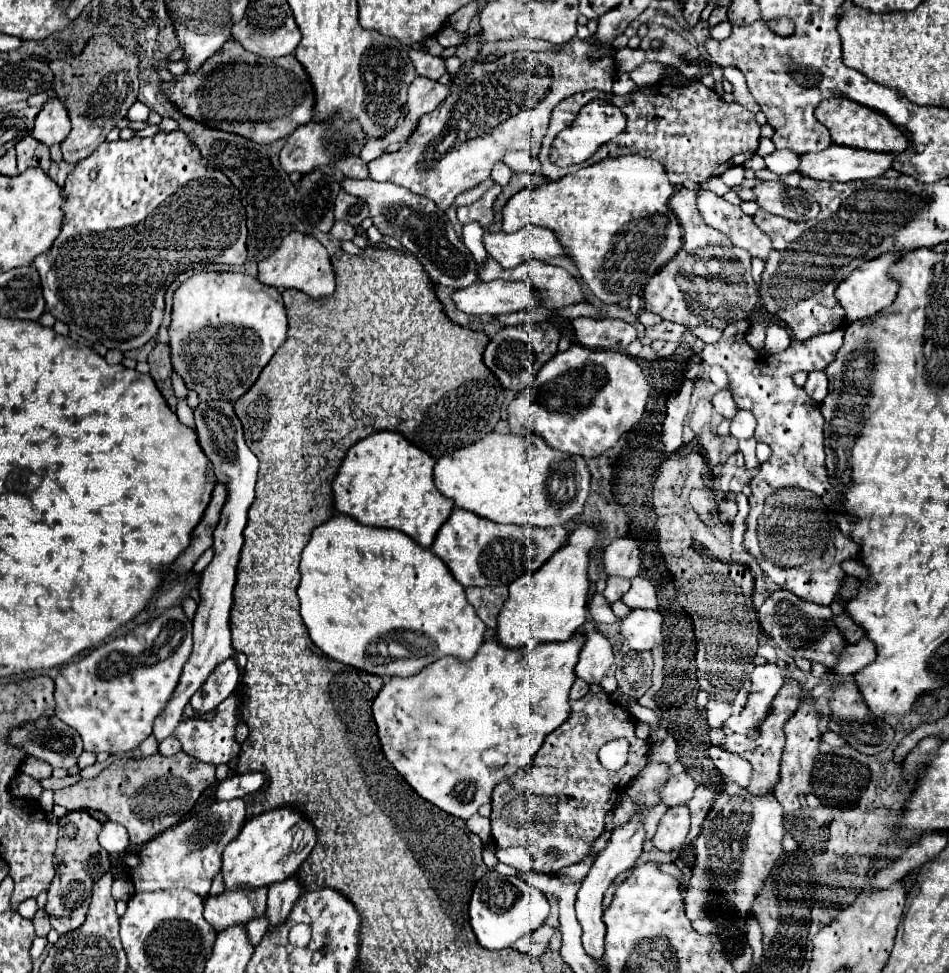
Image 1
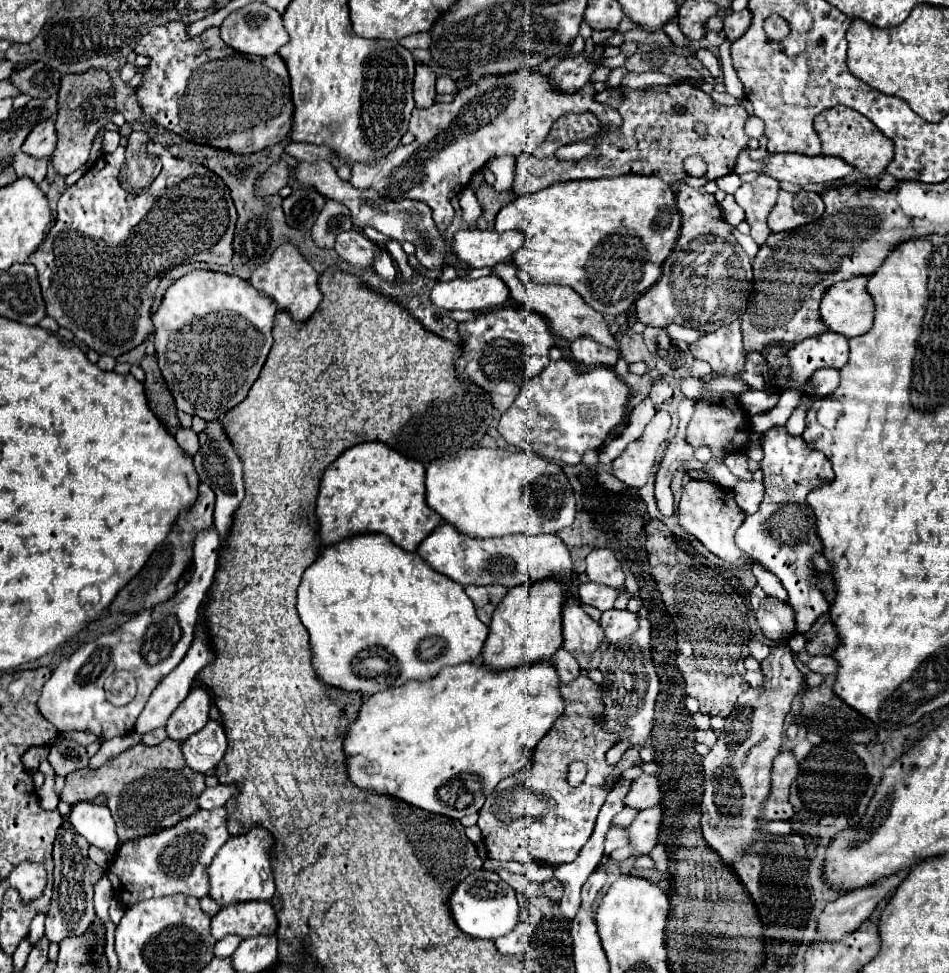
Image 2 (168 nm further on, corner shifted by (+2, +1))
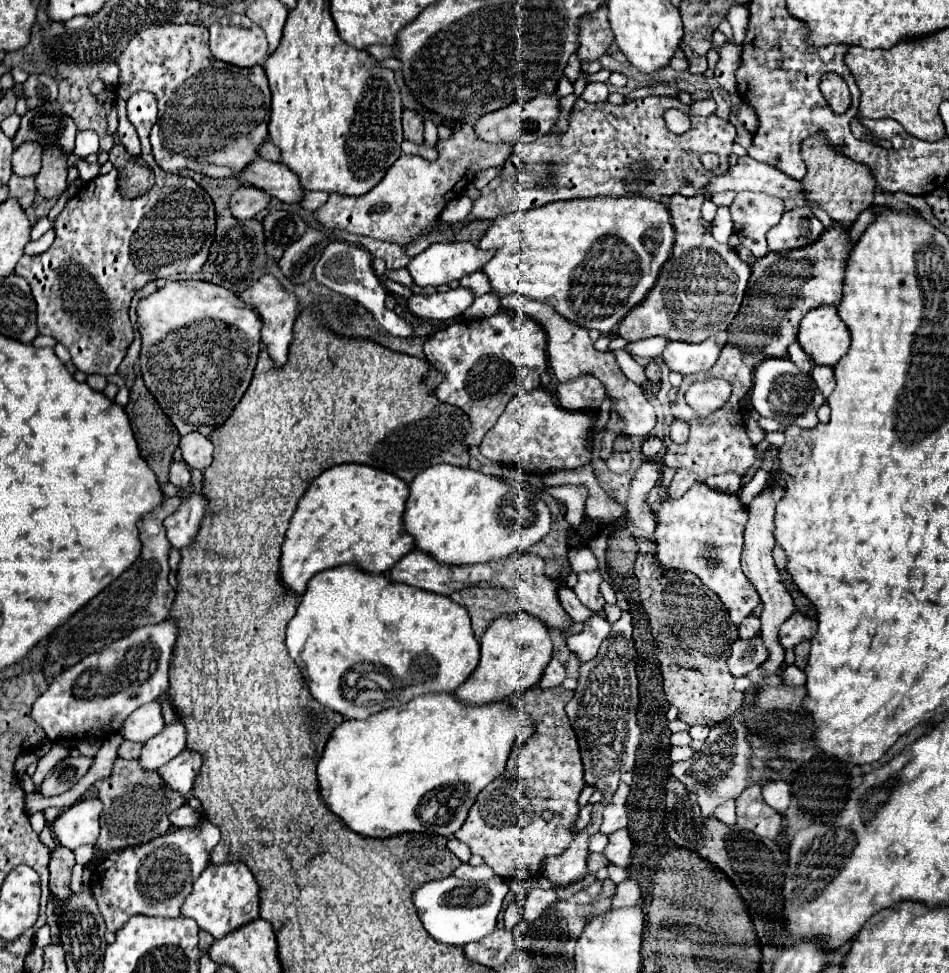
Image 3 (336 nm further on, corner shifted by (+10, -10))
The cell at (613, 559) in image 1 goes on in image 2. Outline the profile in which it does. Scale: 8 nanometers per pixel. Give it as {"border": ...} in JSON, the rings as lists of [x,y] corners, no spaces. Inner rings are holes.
{"border":[[[610,547],[594,549],[586,557],[586,575],[590,577],[592,583],[610,585],[610,587],[616,587],[616,589],[624,587],[622,561],[614,555],[614,551]]]}

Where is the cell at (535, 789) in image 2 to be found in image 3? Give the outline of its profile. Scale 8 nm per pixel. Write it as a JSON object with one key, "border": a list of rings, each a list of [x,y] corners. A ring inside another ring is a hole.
{"border":[[[534,686],[534,688],[518,694],[512,700],[512,706],[516,710],[530,716],[536,730],[524,744],[514,746],[504,774],[498,776],[496,780],[492,780],[480,792],[480,796],[476,798],[476,802],[472,804],[470,812],[468,812],[466,822],[454,834],[456,840],[464,842],[472,854],[482,856],[484,864],[488,864],[498,876],[514,878],[514,880],[530,880],[540,872],[542,862],[548,856],[556,856],[572,842],[574,834],[570,832],[570,826],[574,824],[574,820],[578,816],[576,800],[584,788],[584,778],[582,778],[582,760],[580,760],[578,742],[576,742],[572,726],[568,724],[568,716],[564,712],[564,706],[570,698],[572,698],[572,690],[564,690],[562,686],[554,686],[554,688]],[[544,810],[552,812],[550,820],[542,818]]]}

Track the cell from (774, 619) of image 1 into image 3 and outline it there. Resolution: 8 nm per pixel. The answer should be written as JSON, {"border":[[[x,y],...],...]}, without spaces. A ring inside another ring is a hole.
{"border":[[[748,616],[738,624],[738,634],[740,638],[748,636],[758,636],[760,634],[760,618],[758,616]]]}

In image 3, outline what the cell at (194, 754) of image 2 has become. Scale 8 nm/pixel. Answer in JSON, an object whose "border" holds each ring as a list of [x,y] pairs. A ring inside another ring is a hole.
{"border":[[[184,750],[174,760],[164,764],[164,768],[160,768],[158,774],[174,792],[188,794],[192,790],[200,764],[202,764],[202,756],[198,756],[198,752]]]}

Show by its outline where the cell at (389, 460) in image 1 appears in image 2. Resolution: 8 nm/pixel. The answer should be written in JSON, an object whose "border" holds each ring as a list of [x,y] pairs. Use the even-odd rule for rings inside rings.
{"border":[[[368,441],[346,449],[324,471],[316,515],[320,523],[322,543],[338,543],[344,537],[358,533],[384,533],[398,547],[416,551],[418,545],[442,523],[442,517],[428,509],[424,465],[404,457],[392,447]]]}

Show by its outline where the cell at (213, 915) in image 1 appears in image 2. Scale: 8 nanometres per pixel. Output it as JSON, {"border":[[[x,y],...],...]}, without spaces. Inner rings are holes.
{"border":[[[270,901],[226,905],[212,917],[212,935],[216,941],[230,933],[248,939],[274,931],[276,931],[276,915]]]}

